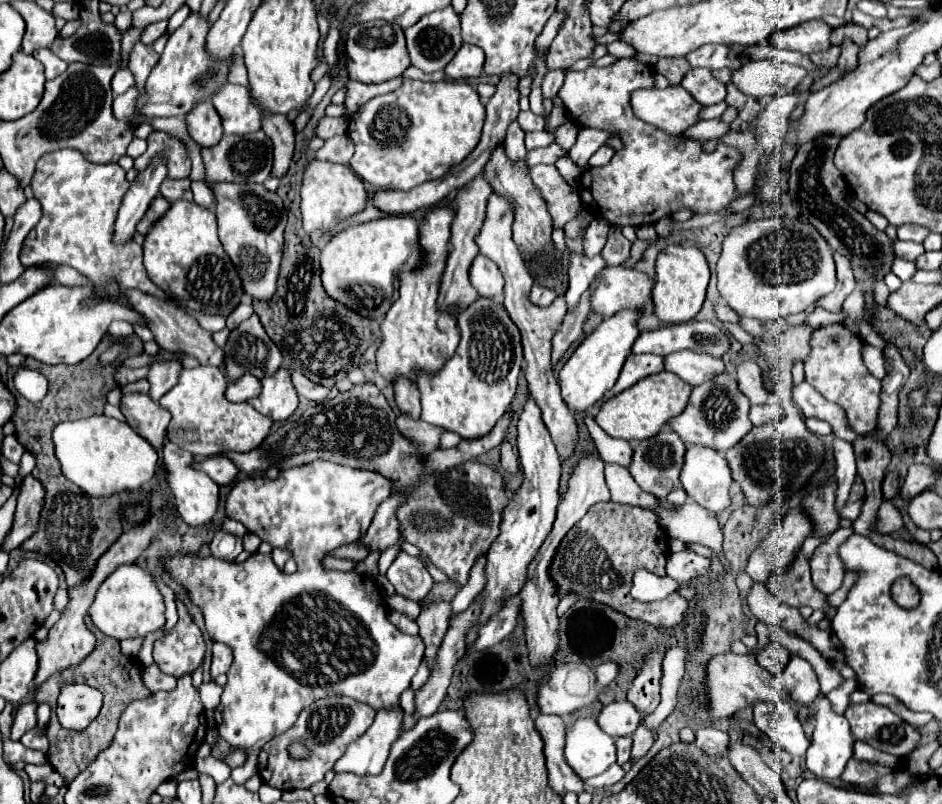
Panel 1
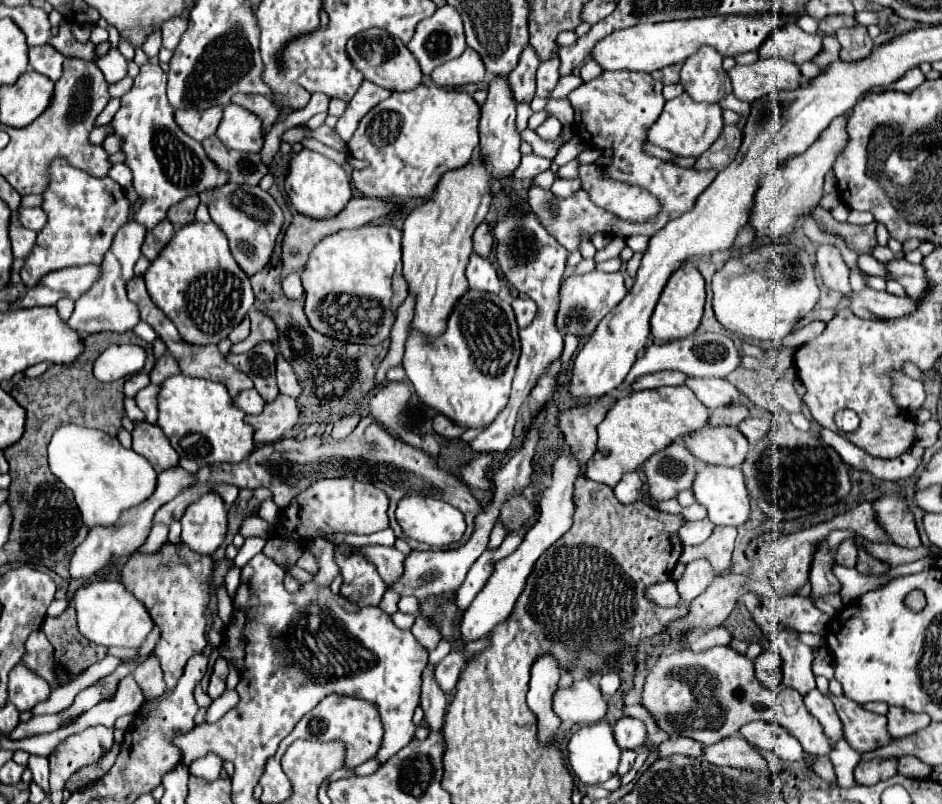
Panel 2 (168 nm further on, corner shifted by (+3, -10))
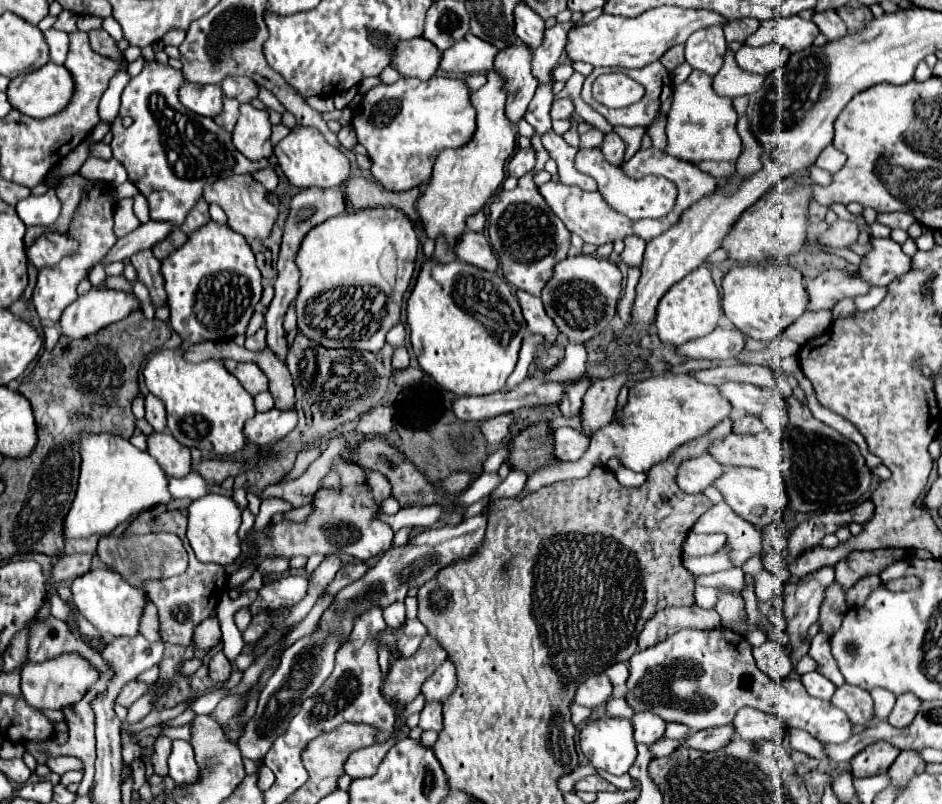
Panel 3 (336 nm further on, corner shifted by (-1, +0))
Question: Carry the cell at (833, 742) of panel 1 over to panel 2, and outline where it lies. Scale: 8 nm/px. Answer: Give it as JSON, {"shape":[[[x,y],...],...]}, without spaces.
{"shape":[[[814,688],[814,690],[810,690],[810,694],[804,696],[804,704],[806,704],[808,712],[824,726],[824,732],[832,740],[832,744],[836,744],[840,738],[844,738],[842,722],[834,710],[830,696],[824,696],[818,688]]]}

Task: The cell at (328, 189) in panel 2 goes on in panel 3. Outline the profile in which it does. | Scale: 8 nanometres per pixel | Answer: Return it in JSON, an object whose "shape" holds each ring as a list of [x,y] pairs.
{"shape":[[[294,126],[292,132],[280,140],[274,146],[278,164],[282,168],[282,172],[286,174],[286,178],[290,180],[292,186],[298,188],[338,188],[342,186],[348,176],[350,176],[350,162],[346,158],[346,154],[334,146],[330,146],[324,136],[314,130],[314,128],[302,128],[302,126]]]}

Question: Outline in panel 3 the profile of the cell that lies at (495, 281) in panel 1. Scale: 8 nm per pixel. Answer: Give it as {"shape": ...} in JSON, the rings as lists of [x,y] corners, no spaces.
{"shape":[[[468,230],[462,236],[460,246],[458,246],[458,258],[462,262],[468,262],[486,272],[496,272],[496,268],[498,268],[498,260],[494,256],[492,246],[488,244],[486,236],[478,234],[478,232]]]}

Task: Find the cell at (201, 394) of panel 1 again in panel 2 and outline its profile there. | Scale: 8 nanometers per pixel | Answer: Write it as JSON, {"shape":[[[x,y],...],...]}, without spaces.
{"shape":[[[176,374],[160,384],[156,400],[158,426],[164,430],[172,448],[182,458],[194,460],[198,466],[212,466],[222,462],[236,464],[254,450],[254,432],[248,424],[244,424],[246,414],[234,406],[234,400],[224,384]]]}

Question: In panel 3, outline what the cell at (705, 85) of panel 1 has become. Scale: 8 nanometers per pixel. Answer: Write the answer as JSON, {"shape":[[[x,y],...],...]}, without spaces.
{"shape":[[[720,26],[698,30],[686,40],[686,62],[710,78],[714,78],[722,68],[724,54],[726,40]]]}

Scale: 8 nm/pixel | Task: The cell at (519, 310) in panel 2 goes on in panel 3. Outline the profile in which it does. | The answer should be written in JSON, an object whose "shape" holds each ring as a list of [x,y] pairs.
{"shape":[[[516,290],[516,296],[518,296],[518,302],[522,306],[522,314],[524,314],[524,320],[528,324],[528,330],[534,334],[542,334],[546,344],[550,346],[554,342],[554,336],[558,336],[560,332],[558,332],[558,328],[554,328],[554,322],[544,312],[542,300],[524,292],[524,290]]]}

